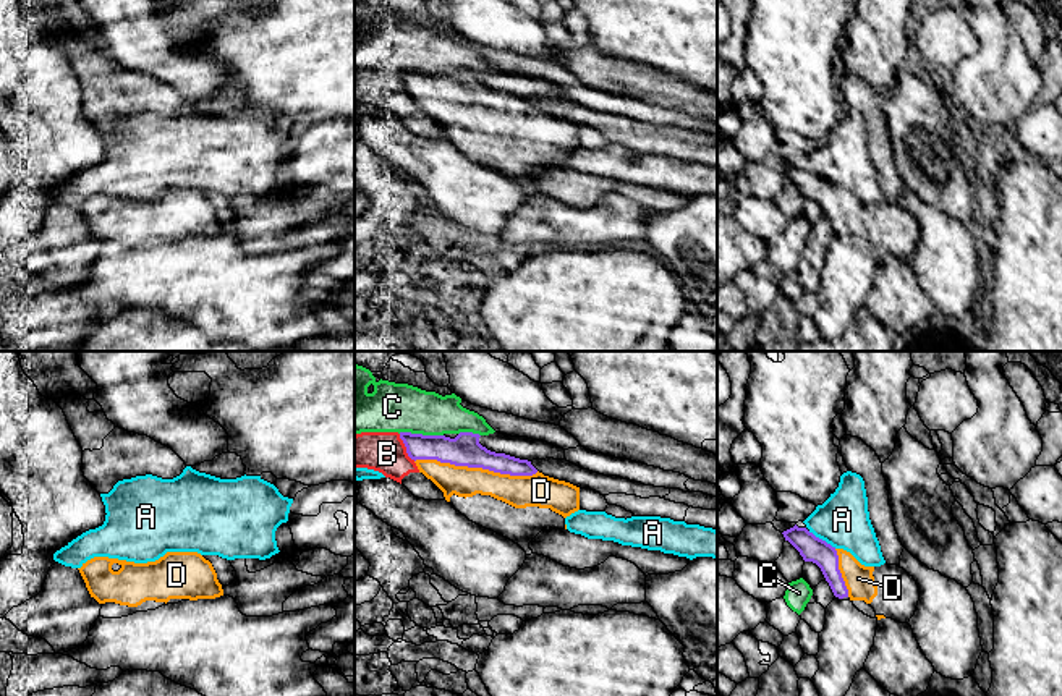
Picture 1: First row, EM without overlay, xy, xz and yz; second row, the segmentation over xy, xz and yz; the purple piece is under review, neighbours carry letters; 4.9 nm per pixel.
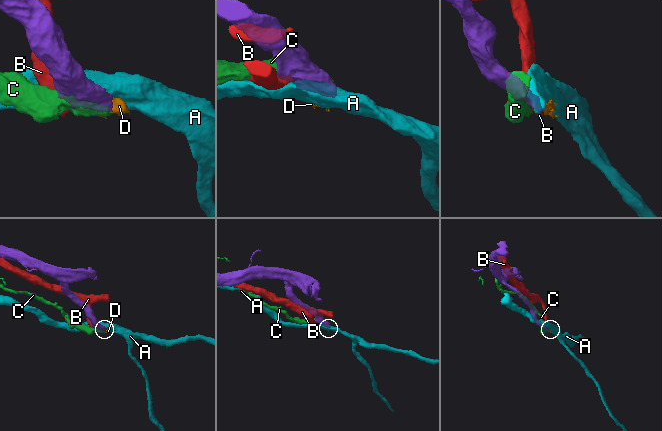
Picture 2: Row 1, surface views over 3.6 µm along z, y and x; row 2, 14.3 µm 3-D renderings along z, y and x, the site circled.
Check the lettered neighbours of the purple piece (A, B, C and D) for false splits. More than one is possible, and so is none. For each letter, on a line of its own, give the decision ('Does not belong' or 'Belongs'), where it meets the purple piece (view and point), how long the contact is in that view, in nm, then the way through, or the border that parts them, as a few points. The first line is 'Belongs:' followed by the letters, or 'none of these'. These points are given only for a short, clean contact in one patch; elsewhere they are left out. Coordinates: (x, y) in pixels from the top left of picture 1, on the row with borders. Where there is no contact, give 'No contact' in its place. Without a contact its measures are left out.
Belongs: D
A: Does not belong. Touches purple at yz (821, 539). Shared border 170 nm
B: Does not belong. Touches purple at xz (407, 449). Shared border 160 nm
C: Does not belong. Touches purple at xz (421, 434). Shared border 220 nm
D: Belongs. Touches purple at xz (476, 466). Shared border 600 nm

